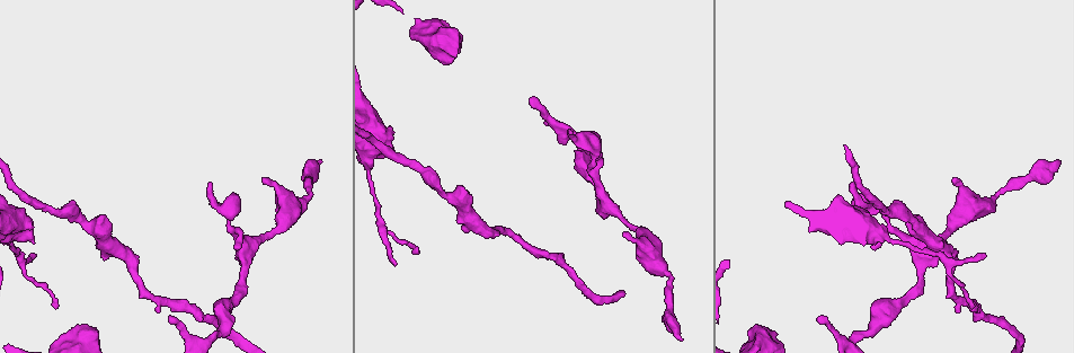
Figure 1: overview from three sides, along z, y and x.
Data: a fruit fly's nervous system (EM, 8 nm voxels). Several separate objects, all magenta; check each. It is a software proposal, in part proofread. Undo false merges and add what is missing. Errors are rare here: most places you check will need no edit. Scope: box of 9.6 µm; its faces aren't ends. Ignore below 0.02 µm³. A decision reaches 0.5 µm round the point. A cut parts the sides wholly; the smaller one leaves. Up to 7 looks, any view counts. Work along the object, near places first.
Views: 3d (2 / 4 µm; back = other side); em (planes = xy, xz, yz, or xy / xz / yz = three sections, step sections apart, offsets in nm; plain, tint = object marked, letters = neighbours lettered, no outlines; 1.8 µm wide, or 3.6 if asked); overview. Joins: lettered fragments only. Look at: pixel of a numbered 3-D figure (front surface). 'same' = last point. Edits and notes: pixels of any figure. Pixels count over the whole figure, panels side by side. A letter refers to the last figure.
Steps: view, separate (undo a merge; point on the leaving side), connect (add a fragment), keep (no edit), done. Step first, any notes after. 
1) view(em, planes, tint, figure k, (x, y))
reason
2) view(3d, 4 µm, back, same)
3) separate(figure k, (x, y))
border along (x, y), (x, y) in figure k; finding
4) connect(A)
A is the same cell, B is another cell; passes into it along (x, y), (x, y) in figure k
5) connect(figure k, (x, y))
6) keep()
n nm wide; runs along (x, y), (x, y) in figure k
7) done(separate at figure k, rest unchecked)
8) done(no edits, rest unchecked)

view(em, planes, plain, figure 1, (532, 99))
free end

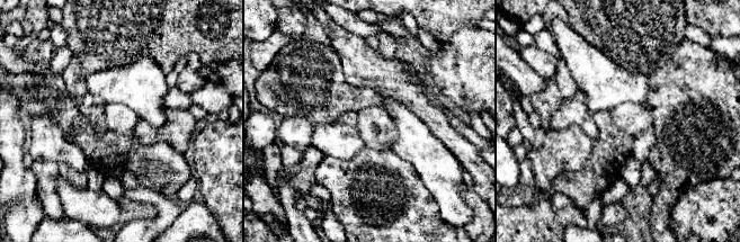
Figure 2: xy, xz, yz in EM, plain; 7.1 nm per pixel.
view(em, planes, letters, same)
see the neighbours

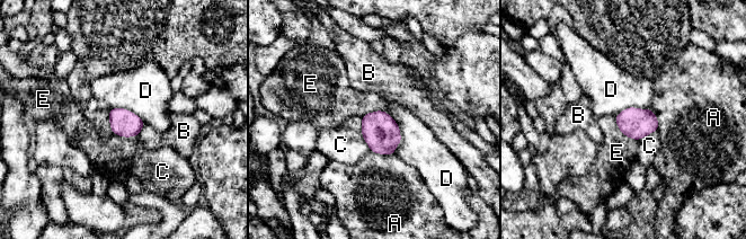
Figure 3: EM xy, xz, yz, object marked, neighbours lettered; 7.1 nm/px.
keep()
A, B, C, D and E are other cells; border along (614, 116), (616, 126), (637, 141) in figure 3; no lettered fragment goes on from it

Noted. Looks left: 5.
view(3d, 4 µm, figure 1, (236, 249))
free end

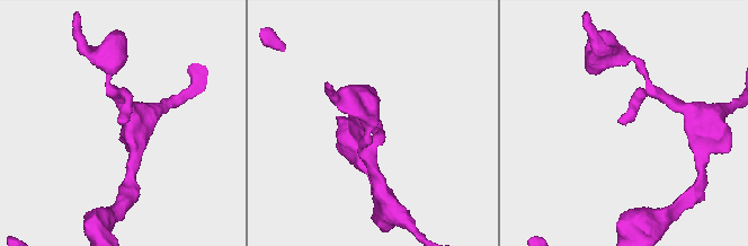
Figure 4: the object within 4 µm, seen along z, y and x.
view(em, planes, letters, figure 4, (622, 123))

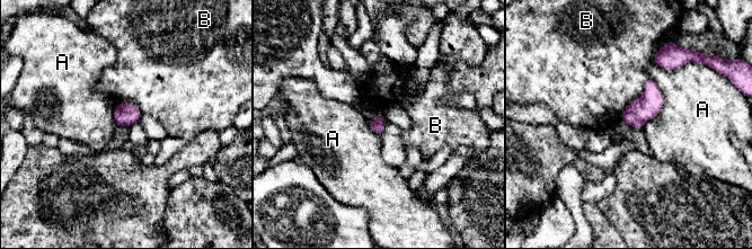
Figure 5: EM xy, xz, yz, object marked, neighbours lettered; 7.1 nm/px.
keep()
A and B are other cells; border along (648, 77), (663, 106), (639, 129) in figure 5; none of them fits

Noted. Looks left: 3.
view(em, xz, step 16, letters, figure 1, (852, 184))
an open end

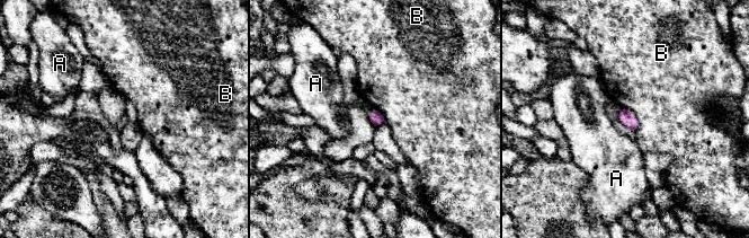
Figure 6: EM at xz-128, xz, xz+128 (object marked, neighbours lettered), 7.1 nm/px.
view(em, planes, letters, same)

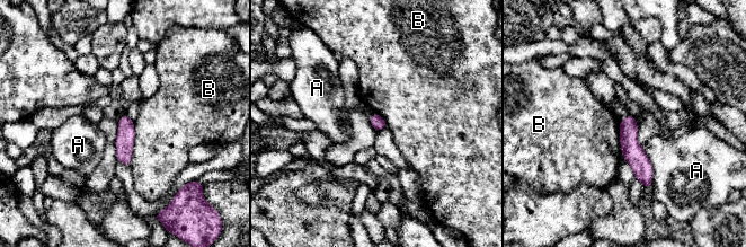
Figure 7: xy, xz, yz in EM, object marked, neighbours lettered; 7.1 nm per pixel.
keep()
B touches over 320 nm; A and B are other cells; none of them fits

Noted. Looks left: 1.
done(no edits, rest unchecked)

